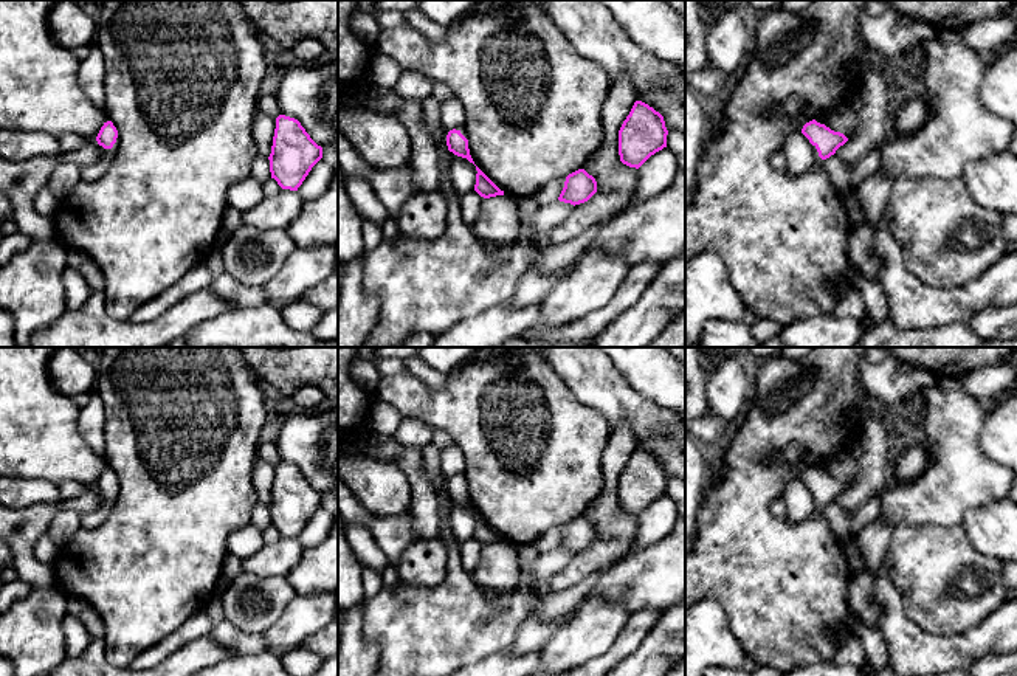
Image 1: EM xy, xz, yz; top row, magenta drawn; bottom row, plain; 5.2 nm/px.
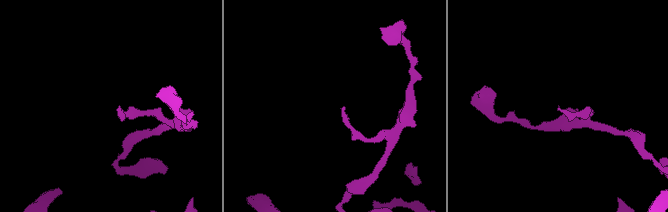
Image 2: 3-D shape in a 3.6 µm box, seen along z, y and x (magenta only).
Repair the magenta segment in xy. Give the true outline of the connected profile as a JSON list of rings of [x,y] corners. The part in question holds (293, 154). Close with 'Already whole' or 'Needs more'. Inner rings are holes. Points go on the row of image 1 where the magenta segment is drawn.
[[[285,115],[276,118],[268,160],[271,178],[282,189],[298,191],[321,158],[322,147],[310,138],[298,119]]]. Already whole

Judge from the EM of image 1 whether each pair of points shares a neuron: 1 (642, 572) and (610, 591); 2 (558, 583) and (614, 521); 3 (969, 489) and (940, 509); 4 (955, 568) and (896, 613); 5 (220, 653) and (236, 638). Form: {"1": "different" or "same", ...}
{"1": "same", "2": "same", "3": "same", "4": "different", "5": "different"}

